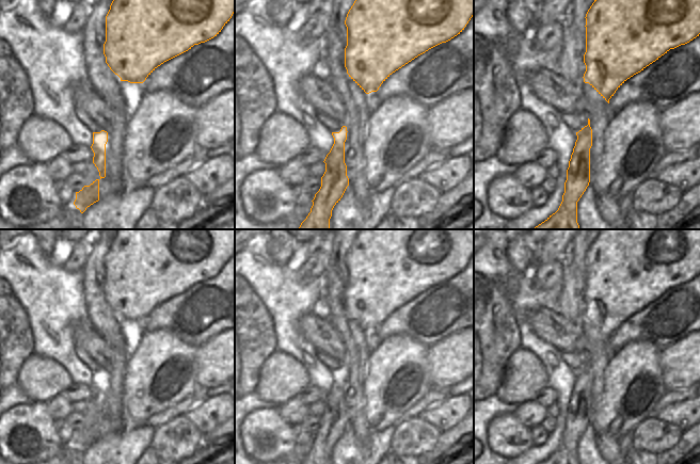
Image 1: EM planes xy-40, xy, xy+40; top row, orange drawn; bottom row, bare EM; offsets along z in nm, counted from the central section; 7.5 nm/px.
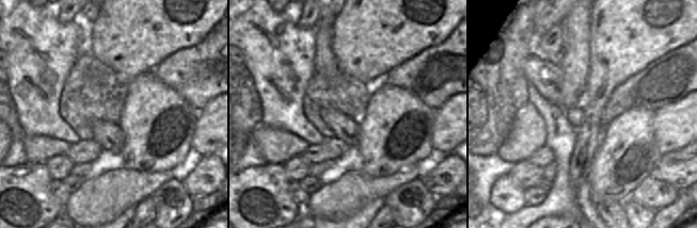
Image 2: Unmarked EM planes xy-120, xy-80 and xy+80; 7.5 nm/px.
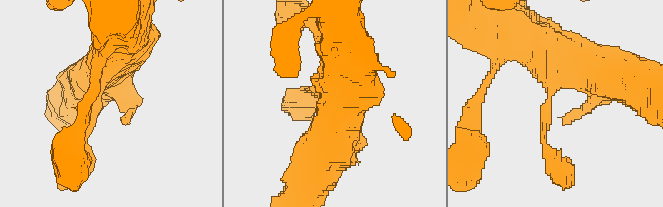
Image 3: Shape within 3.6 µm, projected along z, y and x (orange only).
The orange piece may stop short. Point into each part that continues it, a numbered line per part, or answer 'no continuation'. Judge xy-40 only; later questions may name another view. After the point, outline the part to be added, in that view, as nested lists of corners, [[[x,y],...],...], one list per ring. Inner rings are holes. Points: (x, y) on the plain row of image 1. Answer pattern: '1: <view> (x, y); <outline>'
no continuation

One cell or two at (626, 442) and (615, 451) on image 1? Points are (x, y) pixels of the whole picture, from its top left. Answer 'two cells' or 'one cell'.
two cells

